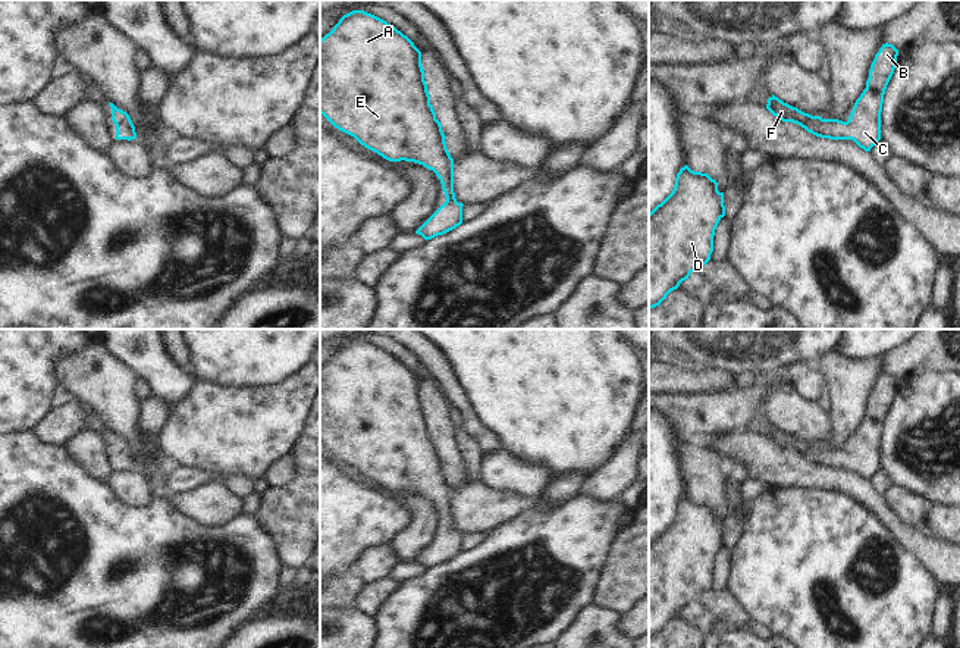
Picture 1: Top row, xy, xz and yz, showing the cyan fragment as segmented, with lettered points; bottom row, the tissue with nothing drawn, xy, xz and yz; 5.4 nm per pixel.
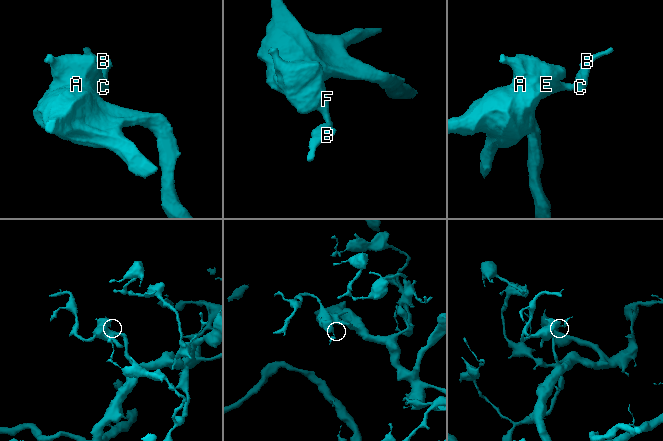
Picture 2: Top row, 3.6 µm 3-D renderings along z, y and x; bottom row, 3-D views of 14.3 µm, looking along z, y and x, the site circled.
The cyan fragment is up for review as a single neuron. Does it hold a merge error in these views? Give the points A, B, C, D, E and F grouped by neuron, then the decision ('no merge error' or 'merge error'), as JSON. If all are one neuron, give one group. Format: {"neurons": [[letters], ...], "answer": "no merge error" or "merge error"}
{"neurons": [["A", "B", "C", "D", "E", "F"]], "answer": "no merge error"}

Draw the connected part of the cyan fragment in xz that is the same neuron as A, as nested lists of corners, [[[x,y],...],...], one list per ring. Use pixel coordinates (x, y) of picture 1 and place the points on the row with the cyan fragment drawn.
[[[352,10],[320,40],[320,113],[383,159],[414,162],[436,173],[446,201],[415,234],[427,241],[462,223],[464,204],[454,192],[454,159],[430,104],[421,51],[393,25],[364,10]]]

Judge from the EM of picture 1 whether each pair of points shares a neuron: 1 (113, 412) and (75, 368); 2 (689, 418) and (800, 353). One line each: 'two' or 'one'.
1: one
2: two

